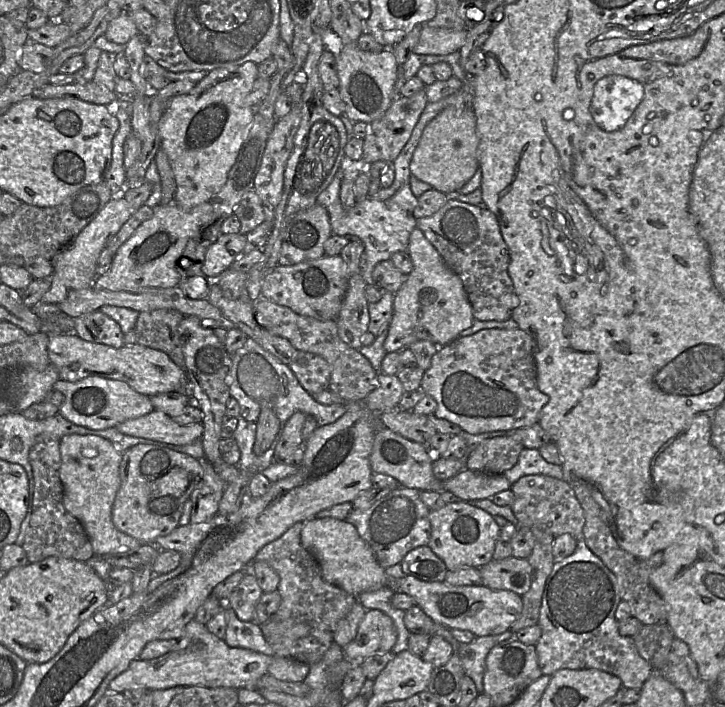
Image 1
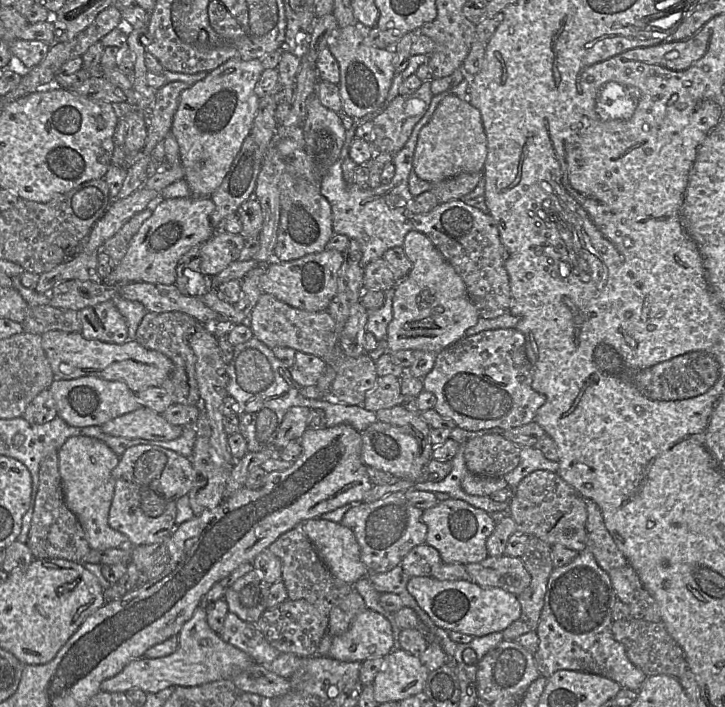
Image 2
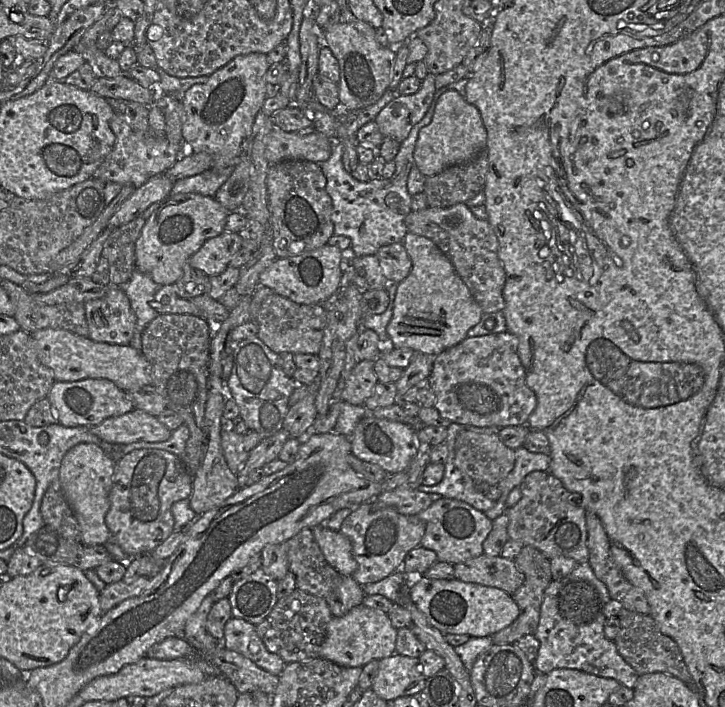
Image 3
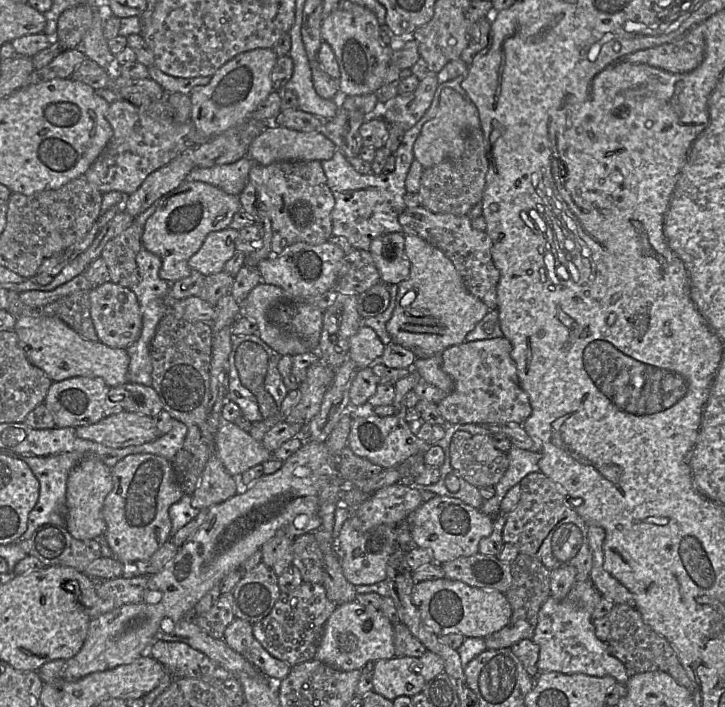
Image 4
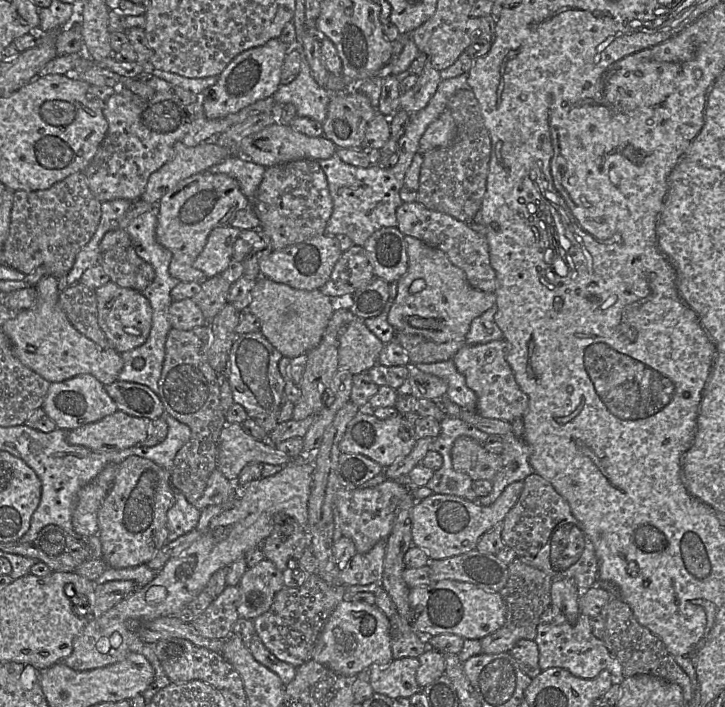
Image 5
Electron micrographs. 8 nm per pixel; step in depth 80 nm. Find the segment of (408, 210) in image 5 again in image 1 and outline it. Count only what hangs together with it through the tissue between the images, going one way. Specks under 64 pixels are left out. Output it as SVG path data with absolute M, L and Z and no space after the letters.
M448 199L432 216L418 218L416 228L423 232L445 264L461 279L474 319L505 321L512 318L518 295L509 274L509 250L497 218L489 209Z

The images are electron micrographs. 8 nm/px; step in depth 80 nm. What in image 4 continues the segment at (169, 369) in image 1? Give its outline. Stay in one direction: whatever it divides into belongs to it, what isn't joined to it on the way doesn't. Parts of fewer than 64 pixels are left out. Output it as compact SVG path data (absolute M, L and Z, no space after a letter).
M56 316L22 317L16 320L14 331L28 361L43 370L53 382L78 376L101 377L109 387L128 382L130 358L126 349L87 340Z

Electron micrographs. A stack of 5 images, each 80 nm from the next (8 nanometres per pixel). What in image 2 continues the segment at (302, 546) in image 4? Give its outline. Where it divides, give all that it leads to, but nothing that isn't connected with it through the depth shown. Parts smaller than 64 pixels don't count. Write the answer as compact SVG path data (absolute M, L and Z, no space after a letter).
M303 523L279 536L268 549L281 562L282 582L289 600L306 600L329 618L331 609L353 590L353 584L335 577L322 562L304 531Z

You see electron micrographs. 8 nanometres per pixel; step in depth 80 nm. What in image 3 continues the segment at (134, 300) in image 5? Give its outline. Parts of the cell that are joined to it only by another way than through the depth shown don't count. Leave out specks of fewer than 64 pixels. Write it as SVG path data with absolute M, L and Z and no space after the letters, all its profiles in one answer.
M107 285L107 291L101 298L84 303L88 324L88 337L96 342L129 345L136 327L137 317L126 293L117 285Z

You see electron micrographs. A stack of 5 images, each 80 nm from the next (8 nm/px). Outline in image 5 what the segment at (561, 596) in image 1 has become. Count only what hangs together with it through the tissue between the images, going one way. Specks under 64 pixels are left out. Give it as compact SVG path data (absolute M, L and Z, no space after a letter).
M550 605L541 615L535 642L541 671L559 667L580 678L594 678L601 671L608 670L615 681L624 678L621 663L609 652L605 643L593 635L590 618L584 614L580 613L576 623L572 624L558 607Z

